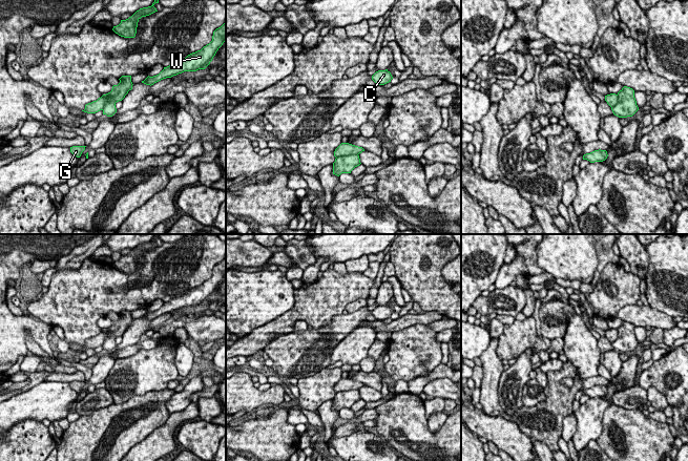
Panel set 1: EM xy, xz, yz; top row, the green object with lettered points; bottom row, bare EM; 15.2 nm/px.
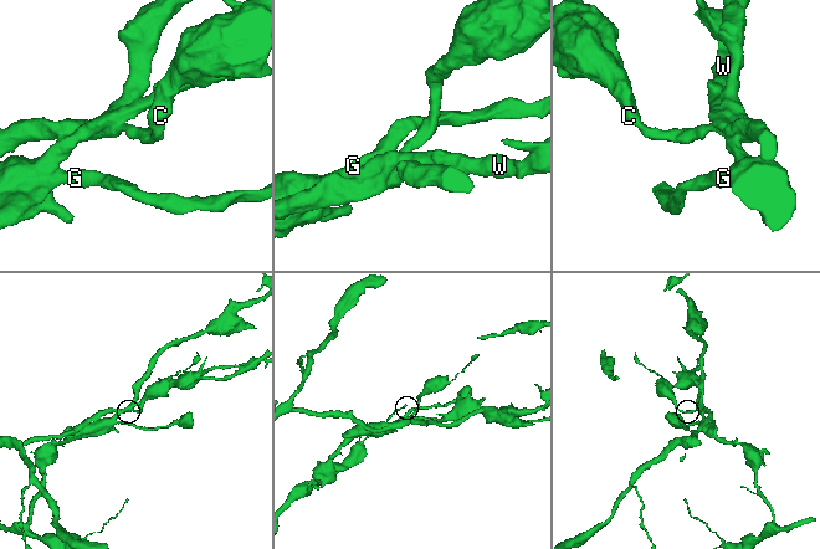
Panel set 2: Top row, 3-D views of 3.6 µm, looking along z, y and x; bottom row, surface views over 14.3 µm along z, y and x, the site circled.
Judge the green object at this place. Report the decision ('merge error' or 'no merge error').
merge error

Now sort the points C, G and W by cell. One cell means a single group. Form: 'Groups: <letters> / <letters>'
Groups: C / G W

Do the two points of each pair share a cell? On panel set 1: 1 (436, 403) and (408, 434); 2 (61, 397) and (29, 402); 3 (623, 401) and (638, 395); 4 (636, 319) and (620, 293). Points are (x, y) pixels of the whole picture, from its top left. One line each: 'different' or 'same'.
1: different
2: same
3: same
4: different

